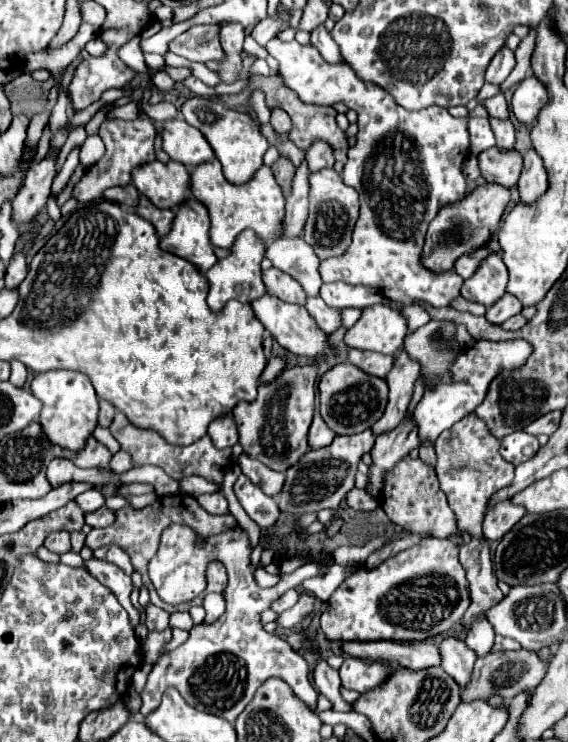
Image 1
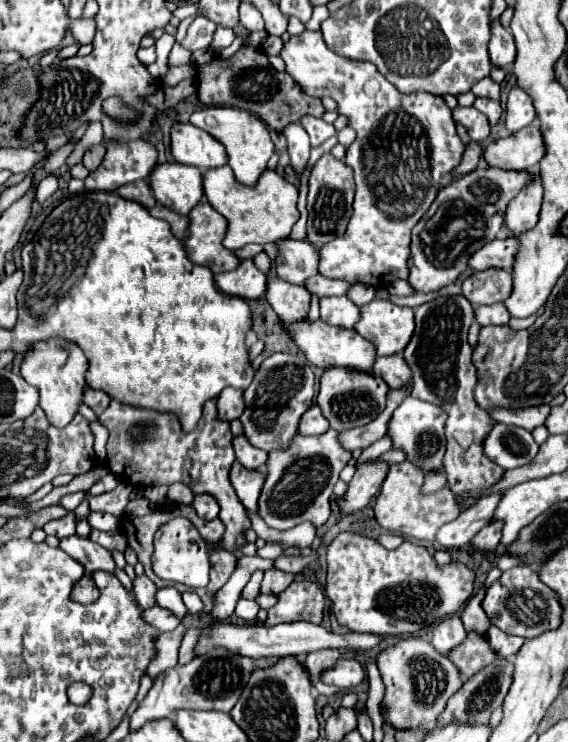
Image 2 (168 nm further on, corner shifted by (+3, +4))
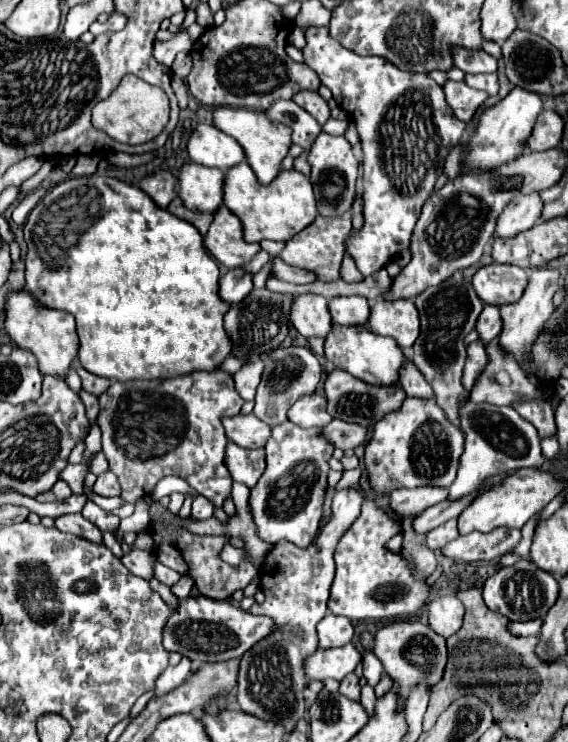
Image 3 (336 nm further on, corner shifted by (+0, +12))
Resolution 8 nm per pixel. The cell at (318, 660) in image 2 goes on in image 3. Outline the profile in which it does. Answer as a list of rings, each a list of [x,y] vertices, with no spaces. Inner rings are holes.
[[[326,614],[318,624],[318,640],[320,640],[320,648],[324,650],[344,646],[352,640],[352,636],[354,636],[354,628],[350,620],[346,620],[344,616]]]

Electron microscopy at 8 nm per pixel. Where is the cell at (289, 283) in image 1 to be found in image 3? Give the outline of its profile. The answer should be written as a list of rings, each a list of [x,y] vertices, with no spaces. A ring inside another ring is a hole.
[[[298,294],[292,300],[290,322],[304,336],[326,336],[330,332],[332,320],[326,308],[326,298],[318,294]]]

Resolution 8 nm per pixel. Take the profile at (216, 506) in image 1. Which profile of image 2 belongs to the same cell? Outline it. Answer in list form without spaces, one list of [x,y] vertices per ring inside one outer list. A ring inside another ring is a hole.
[[[199,494],[199,496],[195,496],[193,508],[197,510],[197,516],[199,516],[199,518],[205,518],[205,520],[217,518],[217,514],[219,514],[219,504],[217,504],[217,500],[215,500],[213,496],[209,496],[209,494]]]

